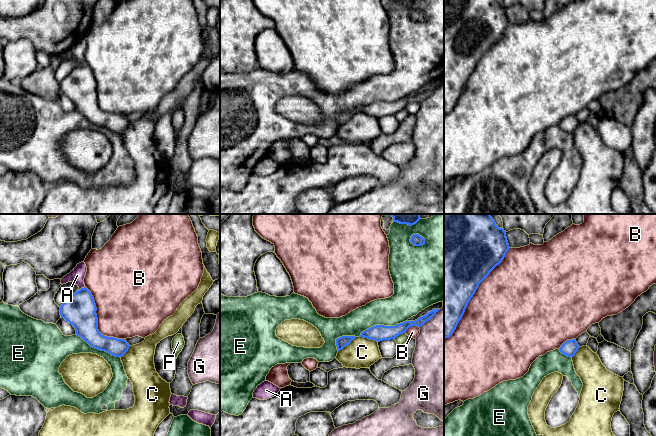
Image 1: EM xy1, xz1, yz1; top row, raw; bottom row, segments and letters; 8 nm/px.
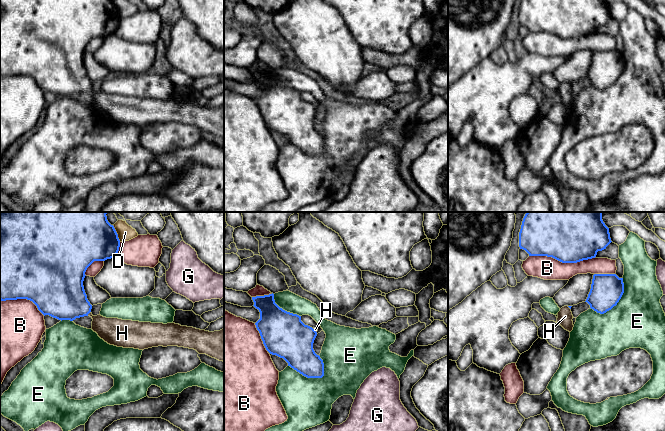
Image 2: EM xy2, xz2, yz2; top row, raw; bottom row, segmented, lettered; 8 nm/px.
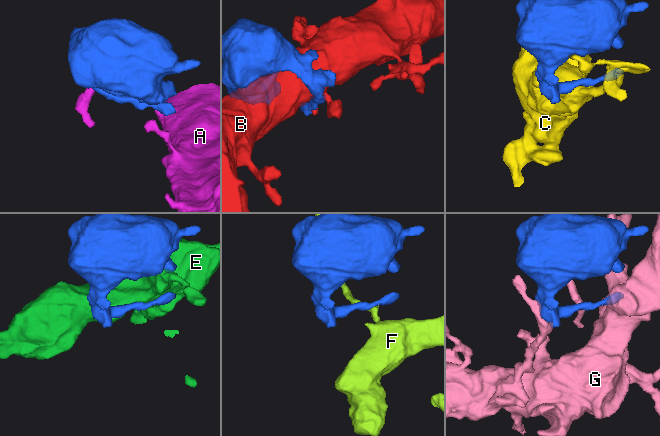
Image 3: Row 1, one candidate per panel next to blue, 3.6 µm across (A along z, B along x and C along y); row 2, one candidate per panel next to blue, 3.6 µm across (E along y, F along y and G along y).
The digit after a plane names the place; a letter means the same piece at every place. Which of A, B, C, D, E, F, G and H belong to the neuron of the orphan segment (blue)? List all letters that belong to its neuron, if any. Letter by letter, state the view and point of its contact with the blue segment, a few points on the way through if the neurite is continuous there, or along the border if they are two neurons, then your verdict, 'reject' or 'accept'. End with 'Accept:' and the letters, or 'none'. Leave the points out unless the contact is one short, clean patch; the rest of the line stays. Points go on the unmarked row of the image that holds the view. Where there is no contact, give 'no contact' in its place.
A: contact xy1 (81, 64); reject
B: contact yz1 (474, 69); reject
C: contact xz1 (347, 120); border xz1 (356, 113), (338, 127); reject
D: contact xy2 (116, 9); reject
E: contact xz2 (306, 152); reject
F: contact xz1 (399, 110); border xz1 (404, 108), (394, 115); reject
G: contact xz1 (429, 95); border xz1 (440, 85), (419, 103); reject
H: contact xy2 (89, 88); way xy2 (63, 73), (89, 88), (104, 103), (113, 107); accept
Accept: H

